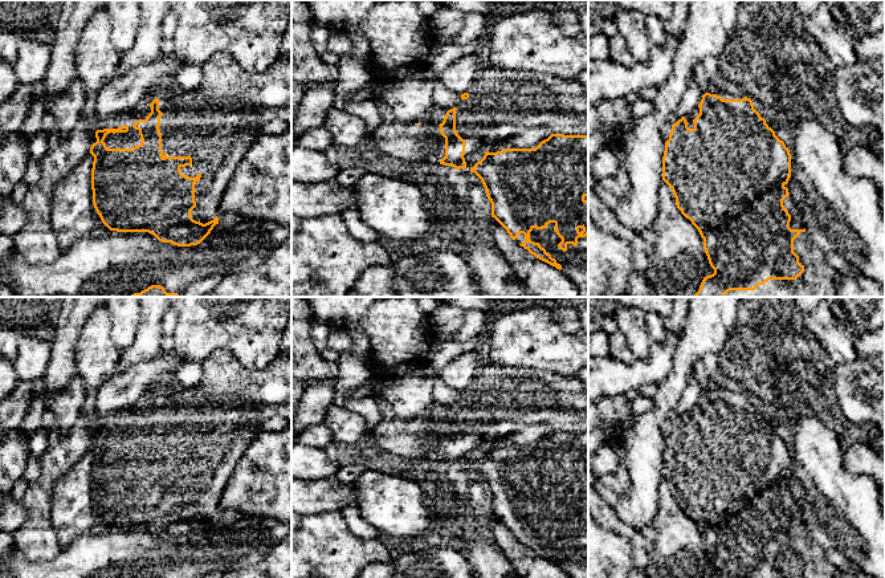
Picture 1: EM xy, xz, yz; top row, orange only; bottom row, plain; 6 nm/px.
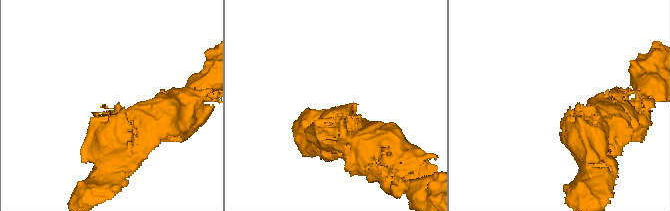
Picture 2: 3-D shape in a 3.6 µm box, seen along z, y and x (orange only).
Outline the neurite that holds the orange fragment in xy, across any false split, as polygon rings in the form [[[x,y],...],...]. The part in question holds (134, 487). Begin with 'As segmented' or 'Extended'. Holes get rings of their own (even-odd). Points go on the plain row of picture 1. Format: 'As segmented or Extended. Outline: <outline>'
As segmented. Outline: [[[159,395],[151,402],[151,410],[146,416],[136,418],[132,424],[139,428],[142,440],[131,445],[107,445],[103,439],[113,430],[127,430],[129,423],[103,426],[95,428],[97,439],[91,441],[90,451],[94,453],[91,465],[93,501],[102,520],[117,529],[148,529],[162,540],[178,544],[200,541],[219,521],[219,514],[203,521],[191,513],[196,504],[195,480],[201,471],[189,475],[180,465],[192,461],[188,453],[168,453],[162,448],[162,430]]]

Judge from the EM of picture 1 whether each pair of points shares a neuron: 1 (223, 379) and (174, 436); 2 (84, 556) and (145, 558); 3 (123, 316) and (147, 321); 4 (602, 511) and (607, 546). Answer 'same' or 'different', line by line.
1: same
2: same
3: different
4: different

